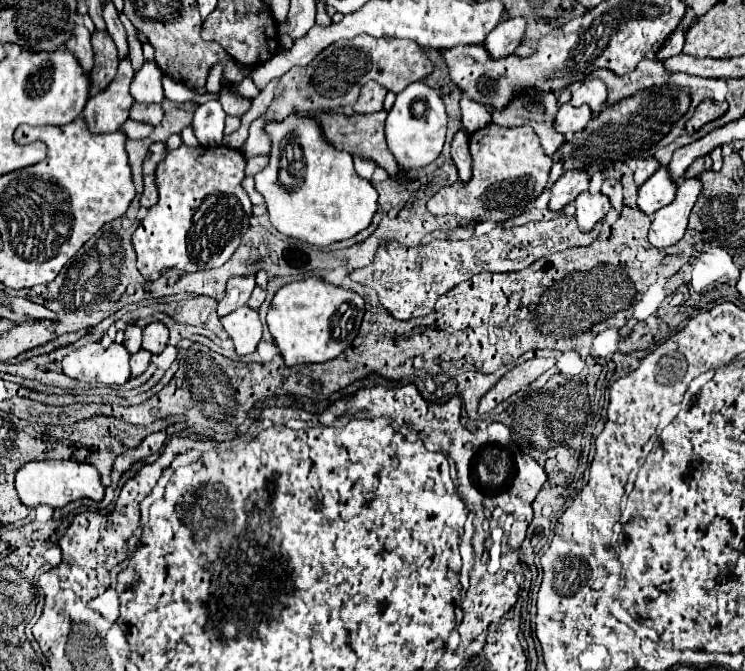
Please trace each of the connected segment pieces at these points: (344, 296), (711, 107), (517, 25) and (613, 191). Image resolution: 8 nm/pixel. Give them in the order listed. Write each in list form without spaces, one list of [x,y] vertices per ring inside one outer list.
[[[308,277],[286,283],[278,289],[266,315],[268,329],[286,365],[324,363],[348,349],[358,335],[364,317],[364,299],[344,287],[326,283],[322,277]]]
[[[714,99],[702,101],[702,103],[696,107],[696,111],[694,111],[694,115],[690,117],[690,121],[686,123],[686,131],[692,135],[692,133],[698,131],[704,123],[708,123],[708,121],[712,121],[712,119],[724,115],[726,109],[728,109],[728,103],[726,103],[726,101],[722,101],[722,103],[720,103],[720,101],[714,101]]]
[[[512,17],[508,21],[502,21],[486,37],[484,47],[488,49],[488,53],[494,59],[506,57],[506,55],[516,51],[516,47],[520,45],[520,41],[524,37],[524,31],[526,31],[526,19],[524,17]]]
[[[606,179],[602,185],[602,193],[610,197],[610,203],[616,211],[622,209],[622,183],[618,179]]]

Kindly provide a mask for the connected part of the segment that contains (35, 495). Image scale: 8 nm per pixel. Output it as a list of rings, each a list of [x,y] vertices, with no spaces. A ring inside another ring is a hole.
[[[30,461],[22,465],[16,473],[16,491],[24,505],[50,505],[50,507],[64,507],[66,503],[82,497],[90,497],[94,501],[104,499],[104,485],[100,483],[100,473],[94,465],[78,463],[78,461]]]

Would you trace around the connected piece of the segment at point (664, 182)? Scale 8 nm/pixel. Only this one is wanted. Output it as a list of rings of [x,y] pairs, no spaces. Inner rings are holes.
[[[666,165],[658,167],[658,171],[640,187],[640,191],[638,191],[638,207],[646,215],[652,215],[660,207],[674,201],[676,185],[678,183],[670,177],[670,171],[666,169]]]

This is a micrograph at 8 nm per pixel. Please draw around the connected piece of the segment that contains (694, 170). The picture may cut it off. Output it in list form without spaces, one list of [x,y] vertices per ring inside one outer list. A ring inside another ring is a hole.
[[[706,155],[706,157],[698,157],[692,165],[690,165],[690,169],[684,173],[684,177],[698,177],[698,175],[702,175],[704,171],[708,171],[712,167],[712,159],[710,159],[710,155]]]

